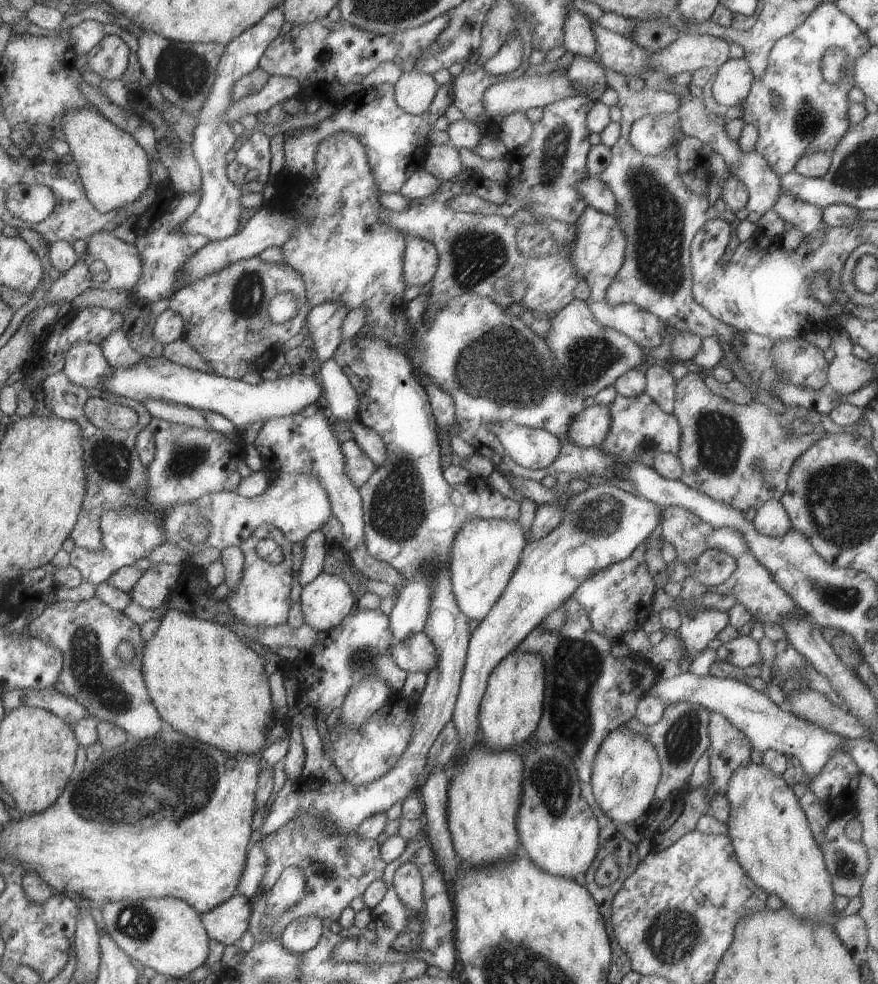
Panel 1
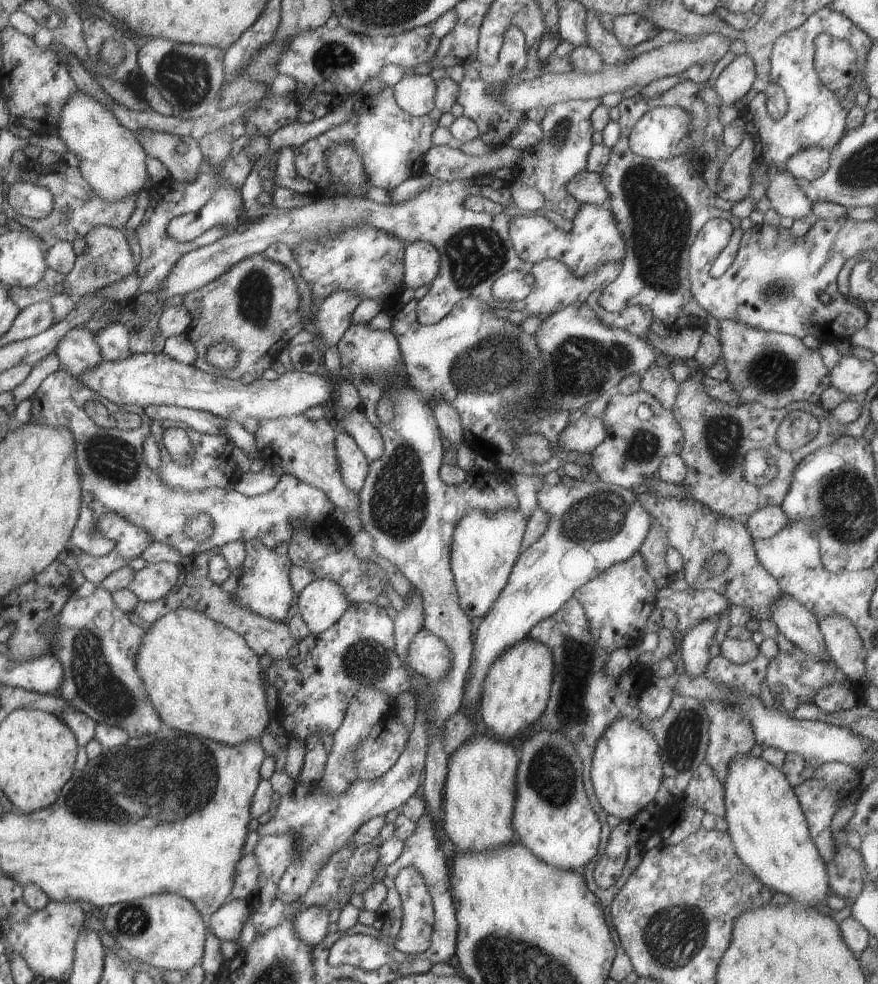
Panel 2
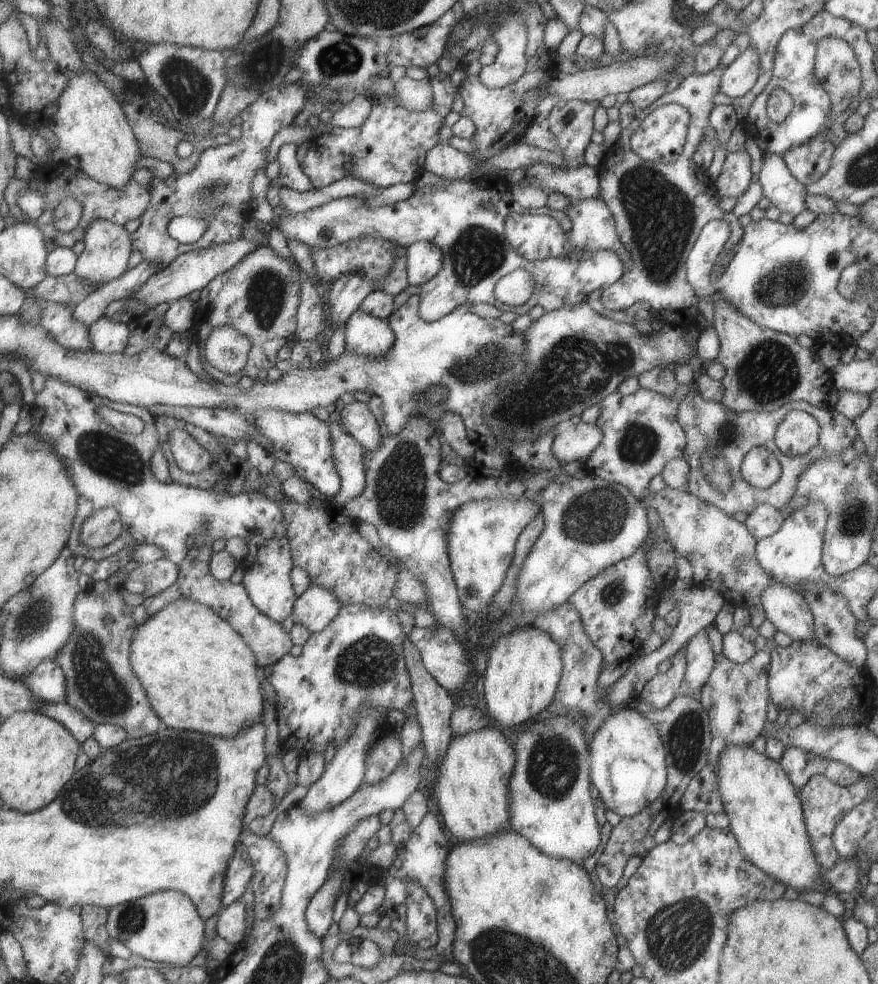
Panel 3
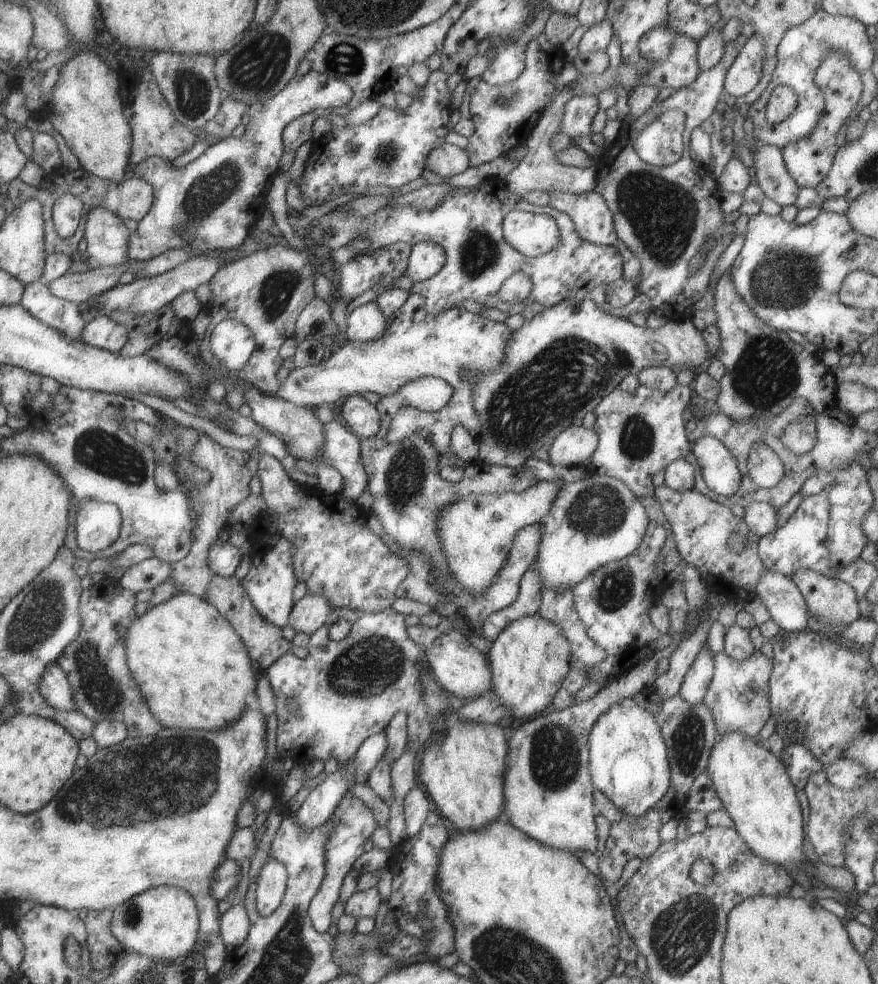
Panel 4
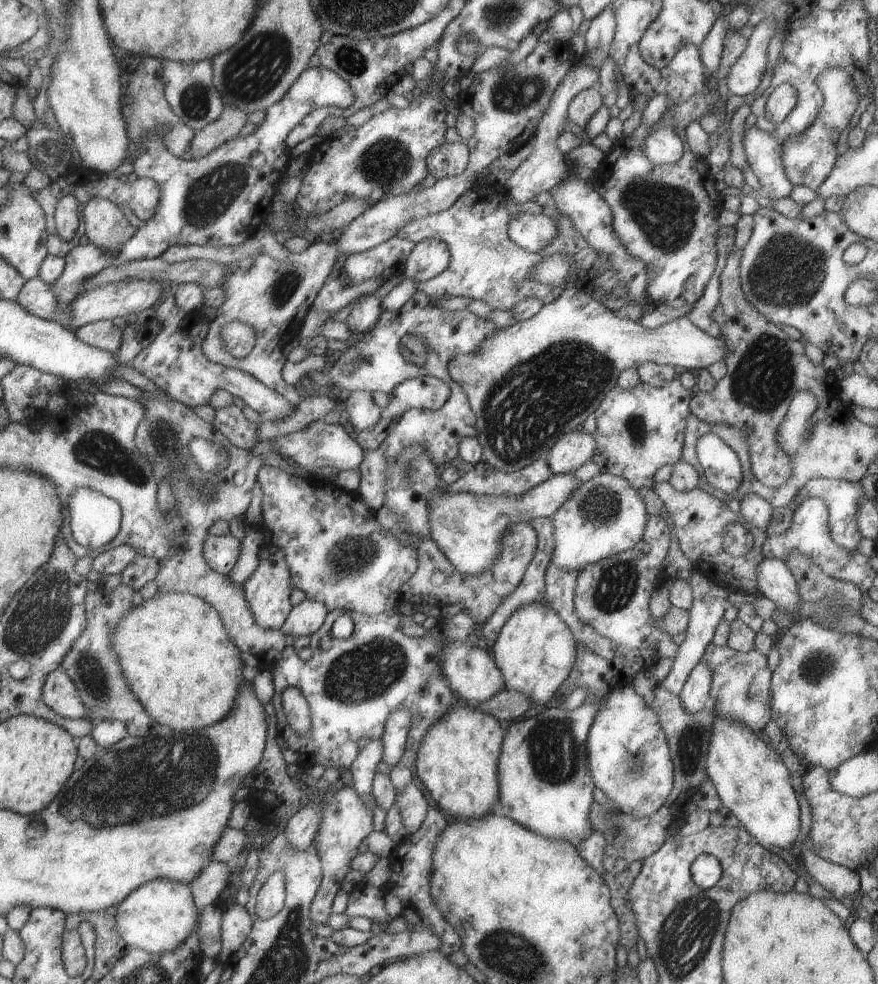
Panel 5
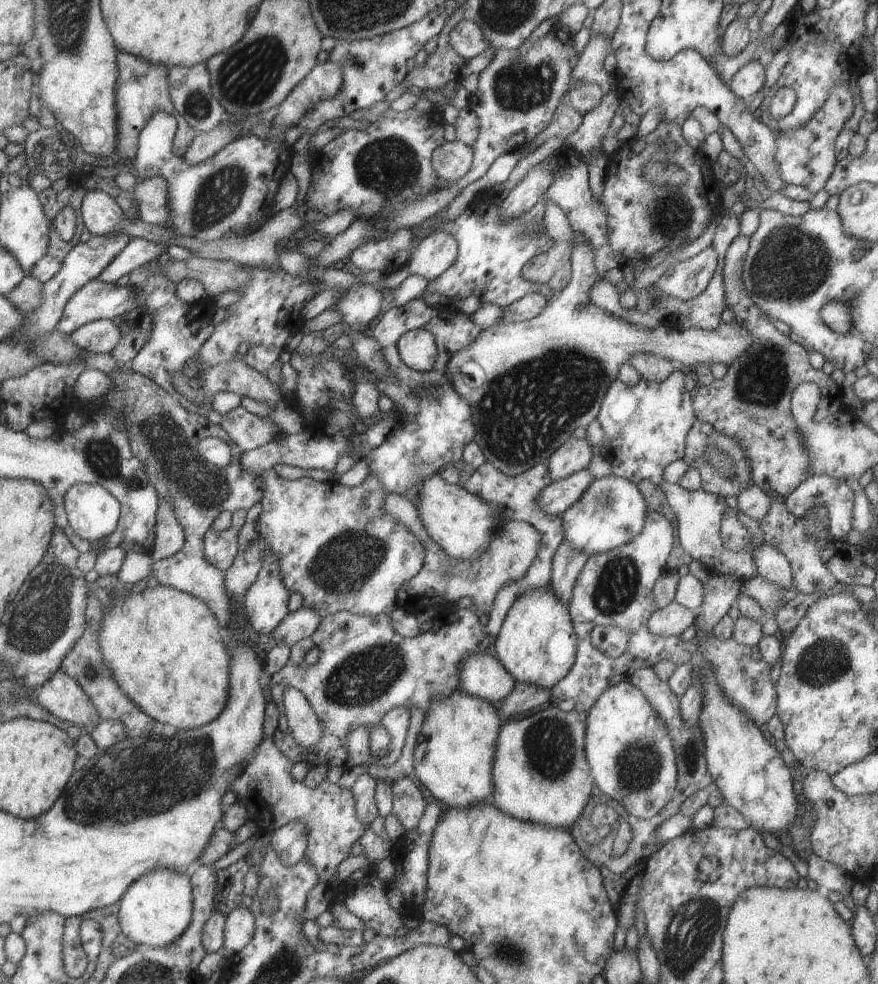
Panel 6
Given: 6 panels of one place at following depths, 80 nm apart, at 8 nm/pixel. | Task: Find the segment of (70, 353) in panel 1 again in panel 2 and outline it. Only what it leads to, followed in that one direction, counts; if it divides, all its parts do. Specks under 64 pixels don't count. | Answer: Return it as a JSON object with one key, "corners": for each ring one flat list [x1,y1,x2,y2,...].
{"corners":[[71,328,53,351,58,357,60,367,71,376,79,376,101,362,101,354,96,338,85,332,85,328]]}

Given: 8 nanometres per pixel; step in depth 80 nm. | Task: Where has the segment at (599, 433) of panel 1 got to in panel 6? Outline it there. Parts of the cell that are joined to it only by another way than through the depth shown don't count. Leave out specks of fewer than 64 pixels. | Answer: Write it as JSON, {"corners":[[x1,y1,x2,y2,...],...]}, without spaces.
{"corners":[[585,438,565,439,545,463,551,479,559,480,587,469,593,456,593,447]]}

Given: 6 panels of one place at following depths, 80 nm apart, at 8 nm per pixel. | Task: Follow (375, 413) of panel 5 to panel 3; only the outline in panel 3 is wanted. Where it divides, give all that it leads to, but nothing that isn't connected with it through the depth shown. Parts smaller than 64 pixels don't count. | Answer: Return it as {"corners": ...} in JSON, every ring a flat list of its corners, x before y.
{"corners":[[346,398,343,410,335,418,339,418,343,430,359,442,364,452,373,452,381,444,378,423,365,403]]}

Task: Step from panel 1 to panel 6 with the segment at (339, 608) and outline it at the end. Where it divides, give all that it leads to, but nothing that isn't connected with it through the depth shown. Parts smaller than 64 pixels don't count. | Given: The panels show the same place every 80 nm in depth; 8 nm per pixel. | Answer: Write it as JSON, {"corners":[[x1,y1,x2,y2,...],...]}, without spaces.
{"corners":[[299,606,297,610,288,612,287,616,281,620,281,623,271,632,271,636,280,644,292,646,305,638,308,638,315,632,319,626,322,617,317,610,309,606]]}

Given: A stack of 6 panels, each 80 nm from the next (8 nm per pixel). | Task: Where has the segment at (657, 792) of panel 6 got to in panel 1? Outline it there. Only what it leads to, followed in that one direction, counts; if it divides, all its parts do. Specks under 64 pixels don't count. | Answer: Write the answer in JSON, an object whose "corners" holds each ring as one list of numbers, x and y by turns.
{"corners":[[621,725,601,742,593,760,590,782,595,803,609,820,639,829,648,818,659,778,660,764,651,742]]}

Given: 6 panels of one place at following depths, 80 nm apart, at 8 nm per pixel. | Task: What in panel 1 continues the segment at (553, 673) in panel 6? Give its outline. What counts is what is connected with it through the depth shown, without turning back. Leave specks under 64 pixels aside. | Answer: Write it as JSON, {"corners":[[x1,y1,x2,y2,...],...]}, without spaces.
{"corners":[[519,650,507,654,489,674,479,704,478,728,483,733,485,748,513,751,515,745,521,745,541,719,544,691,543,660,537,654]]}

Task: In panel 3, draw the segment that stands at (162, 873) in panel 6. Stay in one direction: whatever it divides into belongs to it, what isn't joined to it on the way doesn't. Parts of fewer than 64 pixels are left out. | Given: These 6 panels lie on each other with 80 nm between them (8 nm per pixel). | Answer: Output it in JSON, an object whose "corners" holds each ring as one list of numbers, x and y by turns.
{"corners":[[171,890,153,892,136,900,117,904,108,910,105,928,110,939,115,939,129,949,131,954,157,963,171,964,177,967,186,966,202,952,204,923,201,921,192,900,181,892]]}

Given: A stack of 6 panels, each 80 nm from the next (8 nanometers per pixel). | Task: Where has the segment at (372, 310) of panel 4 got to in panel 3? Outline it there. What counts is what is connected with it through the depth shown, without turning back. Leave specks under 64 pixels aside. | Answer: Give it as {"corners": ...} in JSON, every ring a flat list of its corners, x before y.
{"corners":[[357,310,341,331,344,336,345,352,355,352,359,356,379,358,393,346,393,332,385,319,375,318,363,310]]}

